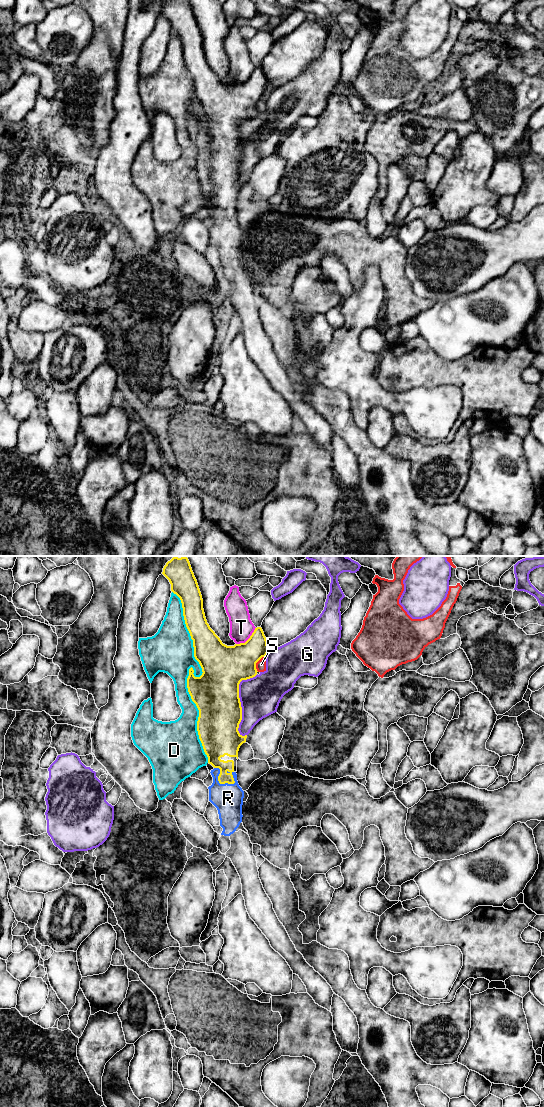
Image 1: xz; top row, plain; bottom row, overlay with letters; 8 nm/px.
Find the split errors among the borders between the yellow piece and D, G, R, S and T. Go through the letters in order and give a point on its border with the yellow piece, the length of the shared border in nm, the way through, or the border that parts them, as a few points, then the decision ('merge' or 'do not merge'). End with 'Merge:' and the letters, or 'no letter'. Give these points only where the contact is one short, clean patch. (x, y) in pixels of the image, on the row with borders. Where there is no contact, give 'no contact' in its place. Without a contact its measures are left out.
D: contact xz (192, 668); length 1400 nm; do not merge
G: contact xz (239, 701); length 500 nm; do not merge
R: contact xz (218, 780); length 220 nm; way xz (215, 749), (218, 780), (225, 788), (228, 798); merge
S: contact xz (256, 662); length 140 nm; do not merge
T: contact xz (248, 639); length 220 nm; do not merge
Merge: R

